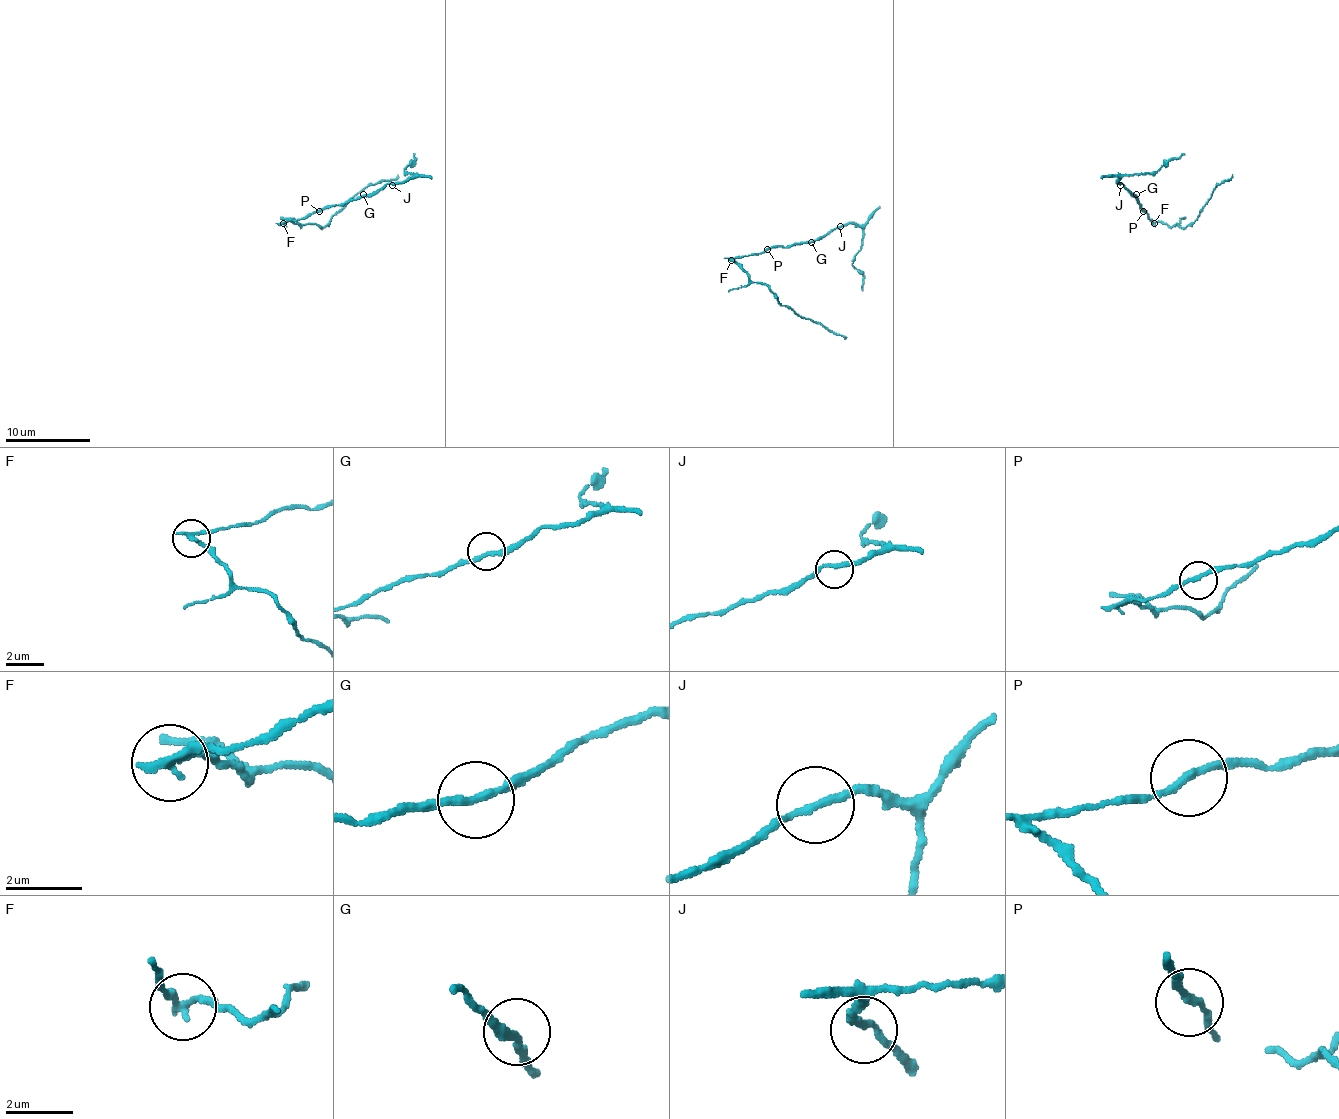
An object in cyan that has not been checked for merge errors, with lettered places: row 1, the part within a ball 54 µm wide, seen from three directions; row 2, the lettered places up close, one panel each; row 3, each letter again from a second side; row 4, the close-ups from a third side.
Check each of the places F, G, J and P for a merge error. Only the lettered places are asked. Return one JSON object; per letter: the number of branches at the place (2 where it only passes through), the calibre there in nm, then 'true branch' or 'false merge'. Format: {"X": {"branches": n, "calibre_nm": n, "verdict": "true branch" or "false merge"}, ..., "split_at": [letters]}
{"F": {"branches": 2, "calibre_nm": 220, "verdict": "false merge"}, "G": {"branches": 2, "calibre_nm": 200, "verdict": "true branch"}, "J": {"branches": 2, "calibre_nm": 200, "verdict": "true branch"}, "P": {"branches": 2, "calibre_nm": 180, "verdict": "true branch"}, "split_at": ["F"]}

